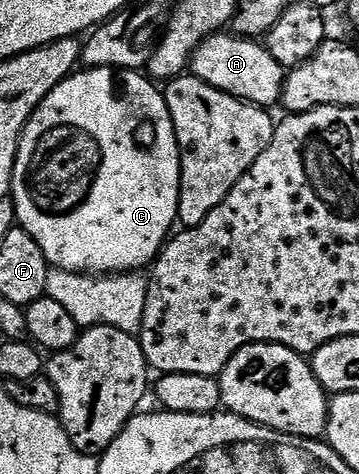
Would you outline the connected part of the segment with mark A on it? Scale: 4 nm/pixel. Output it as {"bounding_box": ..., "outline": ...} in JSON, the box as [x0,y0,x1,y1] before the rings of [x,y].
{"bounding_box":[188,33,287,109],"outline":[[[236,33],[209,35],[195,49],[188,70],[199,81],[244,103],[253,103],[266,109],[272,108],[272,103],[281,103],[281,90],[287,74],[286,68],[281,67],[275,57],[271,57],[268,47],[256,38],[242,37]]]}

